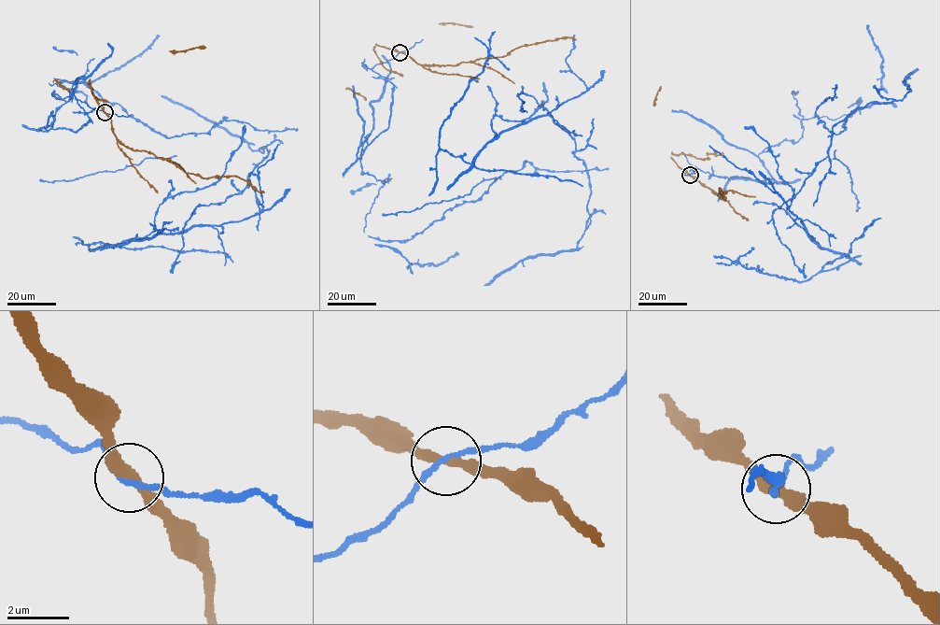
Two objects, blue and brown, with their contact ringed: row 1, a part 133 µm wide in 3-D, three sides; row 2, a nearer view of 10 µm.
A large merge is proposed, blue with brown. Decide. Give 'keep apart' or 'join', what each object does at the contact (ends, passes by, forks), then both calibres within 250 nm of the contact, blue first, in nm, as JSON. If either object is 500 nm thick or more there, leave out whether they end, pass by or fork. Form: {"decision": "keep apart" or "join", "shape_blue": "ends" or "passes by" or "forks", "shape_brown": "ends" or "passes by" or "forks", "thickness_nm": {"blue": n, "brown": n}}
{"decision": "join", "shape_blue": "passes by", "shape_brown": "passes by", "thickness_nm": {"blue": 150, "brown": 320}}

